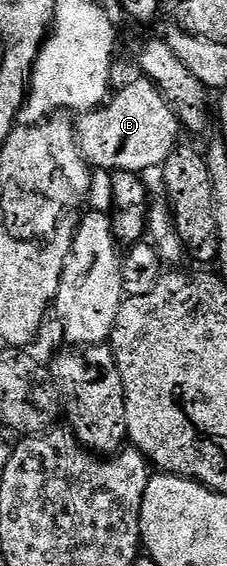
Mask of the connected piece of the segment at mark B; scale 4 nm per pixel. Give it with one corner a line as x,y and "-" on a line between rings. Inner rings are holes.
138,76
116,94
98,109
85,111
79,117
82,119
77,119
77,141
83,157
95,171
124,170
142,174
153,166
161,168
180,142
180,123
174,110
158,87
145,76

